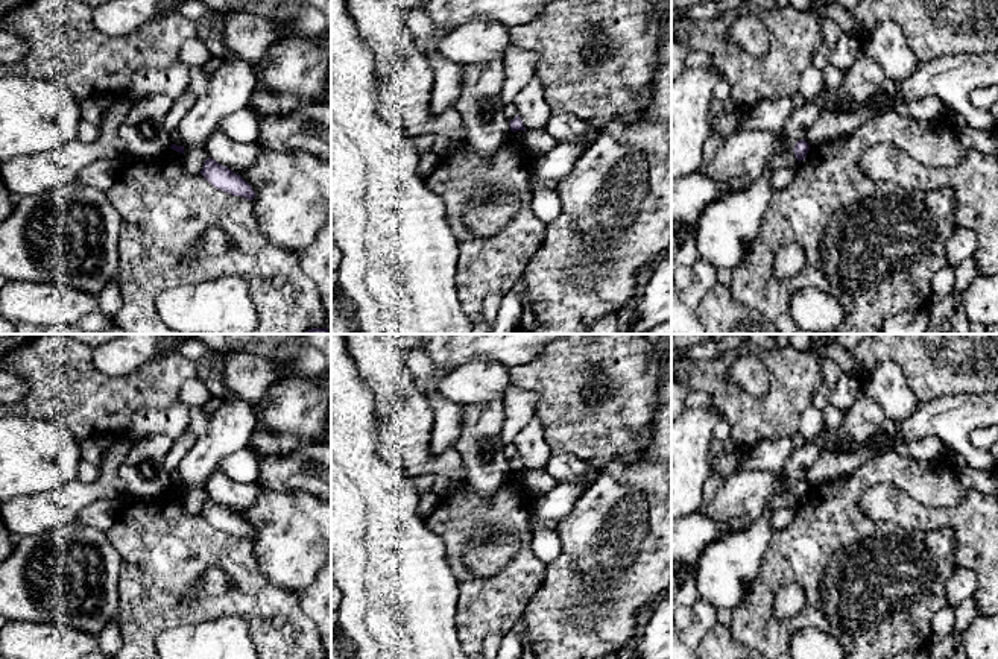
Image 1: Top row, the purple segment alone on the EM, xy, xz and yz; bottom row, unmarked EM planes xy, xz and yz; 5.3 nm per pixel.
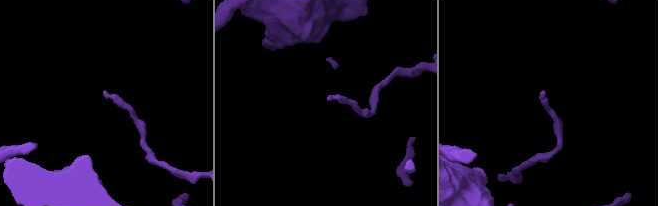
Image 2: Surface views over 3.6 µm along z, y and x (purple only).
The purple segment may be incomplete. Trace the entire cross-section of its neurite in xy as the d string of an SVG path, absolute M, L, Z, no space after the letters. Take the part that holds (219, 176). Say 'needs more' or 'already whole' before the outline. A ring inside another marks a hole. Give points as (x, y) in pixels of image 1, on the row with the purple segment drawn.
already whole; M213 158L204 162L201 175L217 190L232 196L240 196L252 200L255 197L254 188L228 167L219 164Z

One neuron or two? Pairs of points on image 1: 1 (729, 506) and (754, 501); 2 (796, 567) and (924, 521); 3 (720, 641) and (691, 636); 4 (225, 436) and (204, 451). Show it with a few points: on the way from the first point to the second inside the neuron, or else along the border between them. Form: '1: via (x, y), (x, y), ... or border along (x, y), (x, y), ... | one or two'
1: via (735, 503), (748, 501) | one
2: border along (947, 527), (912, 532) | two
3: border along (717, 623), (697, 643) | two
4: via (221, 441), (208, 451) | one

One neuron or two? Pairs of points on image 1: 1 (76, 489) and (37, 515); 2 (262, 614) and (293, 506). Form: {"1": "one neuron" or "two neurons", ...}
{"1": "one neuron", "2": "two neurons"}

